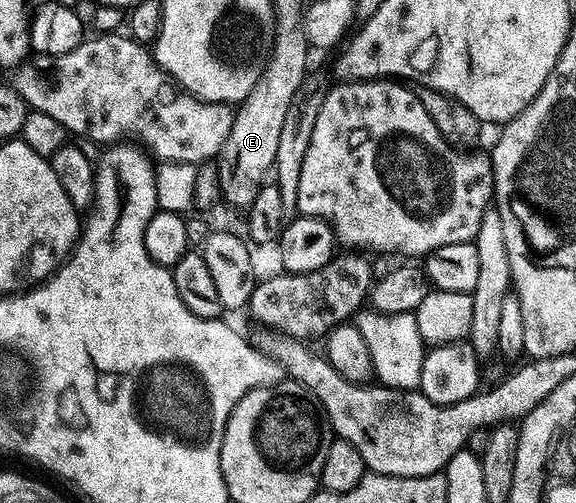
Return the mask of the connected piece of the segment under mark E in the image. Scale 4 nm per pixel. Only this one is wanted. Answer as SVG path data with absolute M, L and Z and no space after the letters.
M277 28L276 39L270 54L268 68L254 91L235 110L230 135L220 148L220 193L236 209L247 210L258 199L258 191L269 180L278 155L278 139L282 135L282 123L293 112L296 92L304 85L308 73L310 46L304 38L303 28Z

